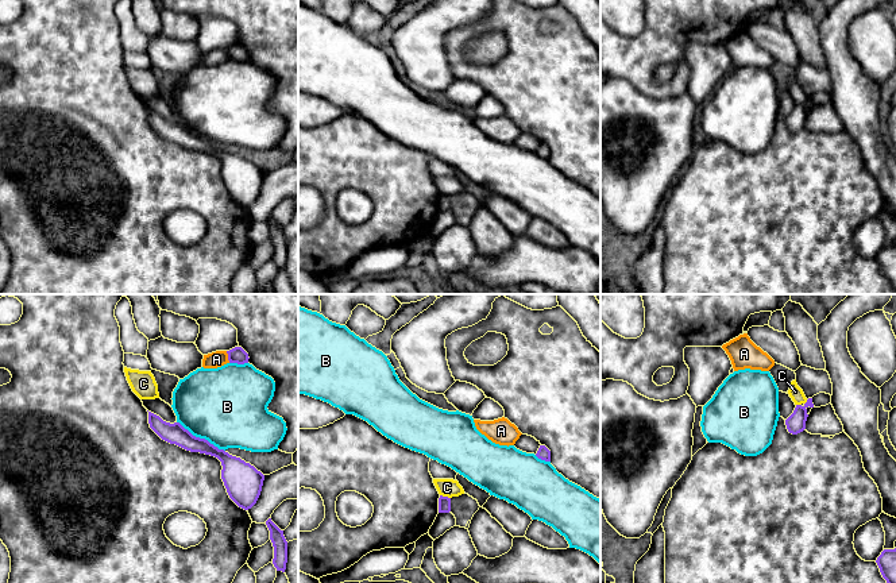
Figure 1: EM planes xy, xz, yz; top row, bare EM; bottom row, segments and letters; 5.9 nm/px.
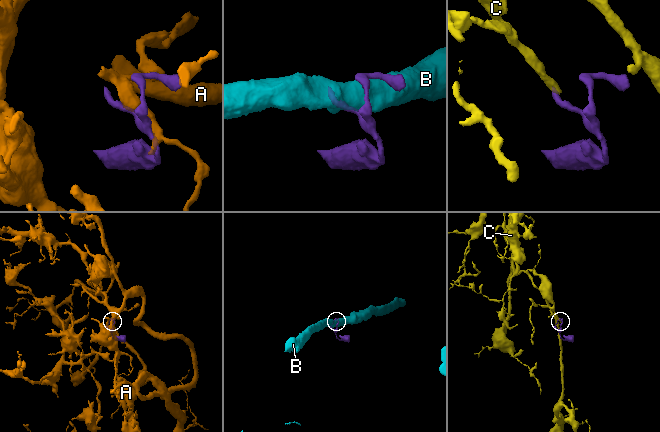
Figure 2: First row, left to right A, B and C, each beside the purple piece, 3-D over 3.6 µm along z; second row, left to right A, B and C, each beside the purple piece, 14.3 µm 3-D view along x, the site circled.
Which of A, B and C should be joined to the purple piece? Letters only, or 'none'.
none

